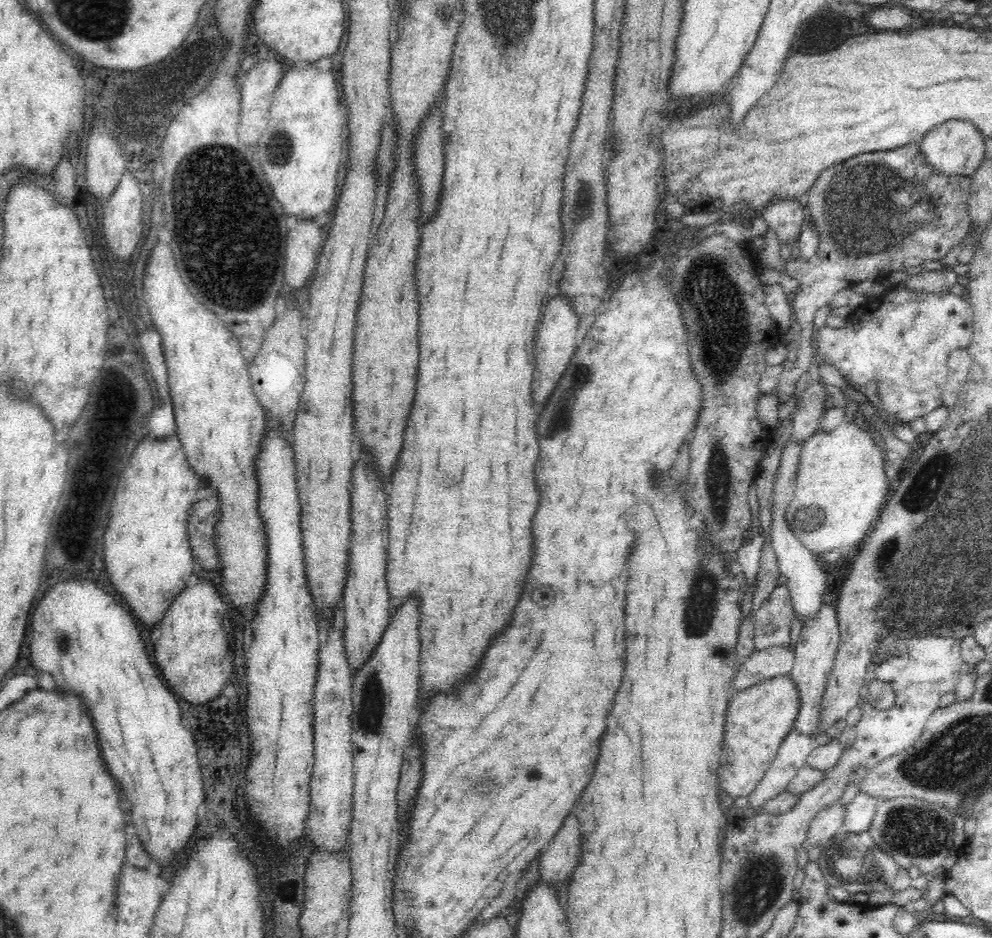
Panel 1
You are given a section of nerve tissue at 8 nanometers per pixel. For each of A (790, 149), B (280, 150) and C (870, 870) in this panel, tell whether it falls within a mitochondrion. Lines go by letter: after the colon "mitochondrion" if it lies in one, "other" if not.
A: other
B: mitochondrion
C: mitochondrion

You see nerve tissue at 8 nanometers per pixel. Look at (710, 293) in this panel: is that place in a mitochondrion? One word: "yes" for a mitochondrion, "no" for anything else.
yes

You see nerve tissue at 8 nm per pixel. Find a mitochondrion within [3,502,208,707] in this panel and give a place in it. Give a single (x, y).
(62, 644)

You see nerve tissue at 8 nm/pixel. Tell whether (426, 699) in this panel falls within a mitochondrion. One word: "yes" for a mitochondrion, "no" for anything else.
no

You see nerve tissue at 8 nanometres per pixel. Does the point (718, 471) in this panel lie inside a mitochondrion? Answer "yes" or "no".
yes

